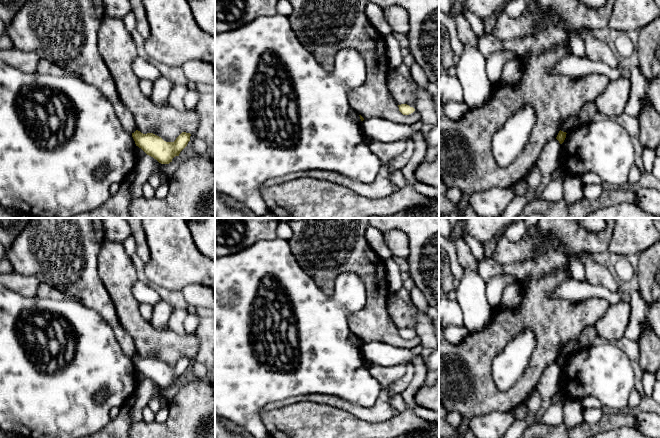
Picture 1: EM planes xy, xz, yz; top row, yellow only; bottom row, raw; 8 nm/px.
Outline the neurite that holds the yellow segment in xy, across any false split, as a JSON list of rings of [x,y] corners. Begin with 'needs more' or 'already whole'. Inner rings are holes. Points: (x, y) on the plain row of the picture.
already whole | [[[138,354],[132,357],[136,370],[161,388],[169,388],[175,380],[179,380],[190,360],[190,357],[182,356],[174,366],[166,366],[153,357],[143,358]]]

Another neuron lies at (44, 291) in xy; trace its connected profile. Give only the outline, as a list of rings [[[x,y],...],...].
[[[40,283],[37,289],[36,297],[42,299],[54,299],[54,300],[68,300],[69,298],[66,294],[58,291],[52,286]]]

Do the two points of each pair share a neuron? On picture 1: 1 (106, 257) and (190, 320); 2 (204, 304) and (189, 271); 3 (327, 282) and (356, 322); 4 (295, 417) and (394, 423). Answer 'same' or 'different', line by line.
1: different
2: different
3: same
4: same

